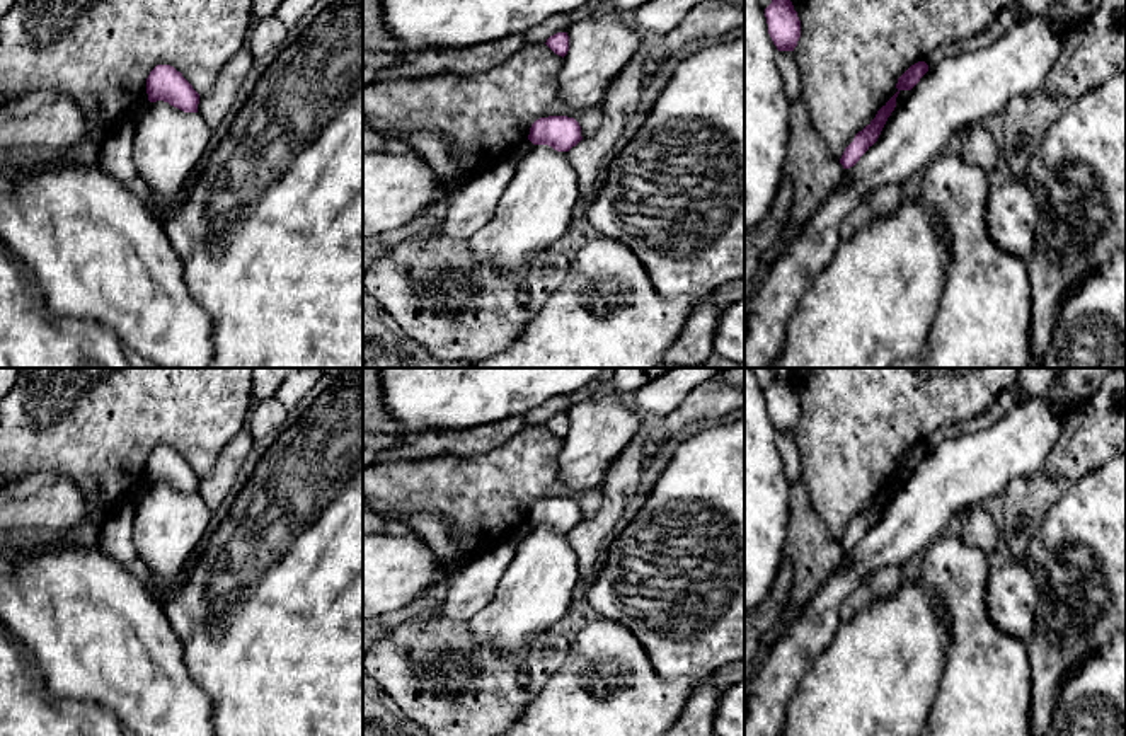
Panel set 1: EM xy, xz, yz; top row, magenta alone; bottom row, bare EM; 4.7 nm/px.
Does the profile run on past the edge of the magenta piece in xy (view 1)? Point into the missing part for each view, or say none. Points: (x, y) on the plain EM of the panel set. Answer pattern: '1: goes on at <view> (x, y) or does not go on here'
1: does not go on here

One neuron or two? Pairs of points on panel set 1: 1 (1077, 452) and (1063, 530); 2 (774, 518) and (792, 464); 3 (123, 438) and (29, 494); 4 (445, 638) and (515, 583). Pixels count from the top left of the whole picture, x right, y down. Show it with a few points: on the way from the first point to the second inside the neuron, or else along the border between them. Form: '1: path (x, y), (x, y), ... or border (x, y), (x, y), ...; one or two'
1: border (1103, 464), (1082, 474), (1050, 508), (1045, 518); two
2: border (777, 438), (784, 474), (792, 486); two
3: border (22, 476), (57, 471), (77, 488), (86, 505); two
4: border (467, 622), (472, 634), (496, 651); two

